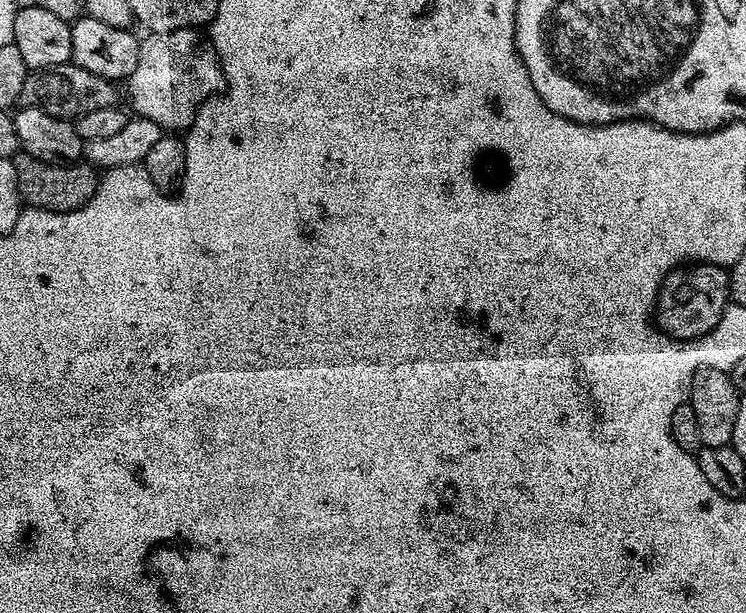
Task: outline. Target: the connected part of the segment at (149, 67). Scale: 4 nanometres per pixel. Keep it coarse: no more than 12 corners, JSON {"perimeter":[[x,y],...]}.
{"perimeter":[[196,28],[140,40],[126,78],[136,116],[183,133],[224,91]]}

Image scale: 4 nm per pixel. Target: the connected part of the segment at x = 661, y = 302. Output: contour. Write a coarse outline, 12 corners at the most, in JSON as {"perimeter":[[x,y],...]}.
{"perimeter":[[727,267],[673,268],[654,323],[696,342],[730,303]]}

